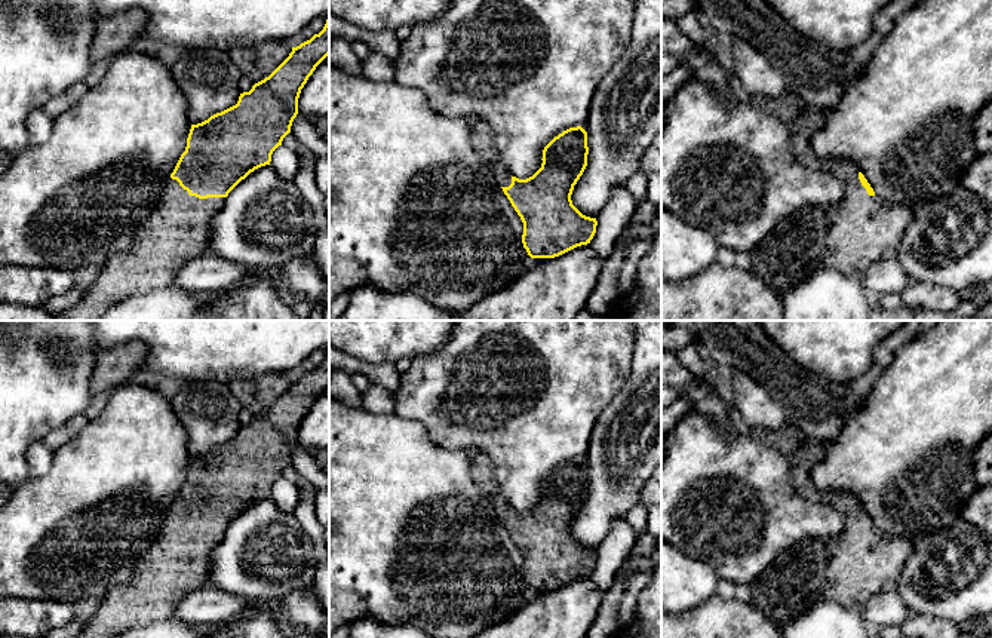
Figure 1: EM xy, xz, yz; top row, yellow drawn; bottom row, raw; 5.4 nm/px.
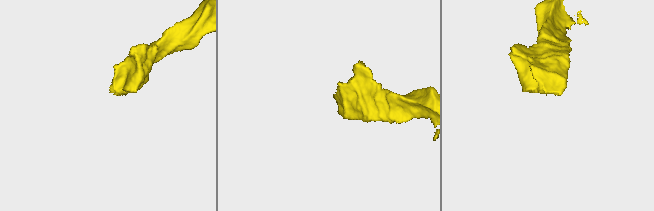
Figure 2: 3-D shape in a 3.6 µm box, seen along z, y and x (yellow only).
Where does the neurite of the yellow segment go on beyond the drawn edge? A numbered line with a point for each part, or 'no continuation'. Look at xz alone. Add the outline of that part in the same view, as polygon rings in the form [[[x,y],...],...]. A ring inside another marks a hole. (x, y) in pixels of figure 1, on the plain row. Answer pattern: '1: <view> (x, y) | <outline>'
1: xz (503, 509) | [[[500,496],[492,500],[494,509],[500,519],[509,519],[512,516],[512,506],[504,501]]]

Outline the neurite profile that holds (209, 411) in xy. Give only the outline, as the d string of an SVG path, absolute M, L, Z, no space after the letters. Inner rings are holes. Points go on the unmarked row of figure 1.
M188 381L169 402L188 435L190 457L202 456L239 433L243 408L227 383Z

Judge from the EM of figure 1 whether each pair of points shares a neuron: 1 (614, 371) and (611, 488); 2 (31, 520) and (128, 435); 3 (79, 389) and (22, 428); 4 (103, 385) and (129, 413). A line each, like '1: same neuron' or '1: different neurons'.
1: different neurons
2: same neuron
3: same neuron
4: different neurons

